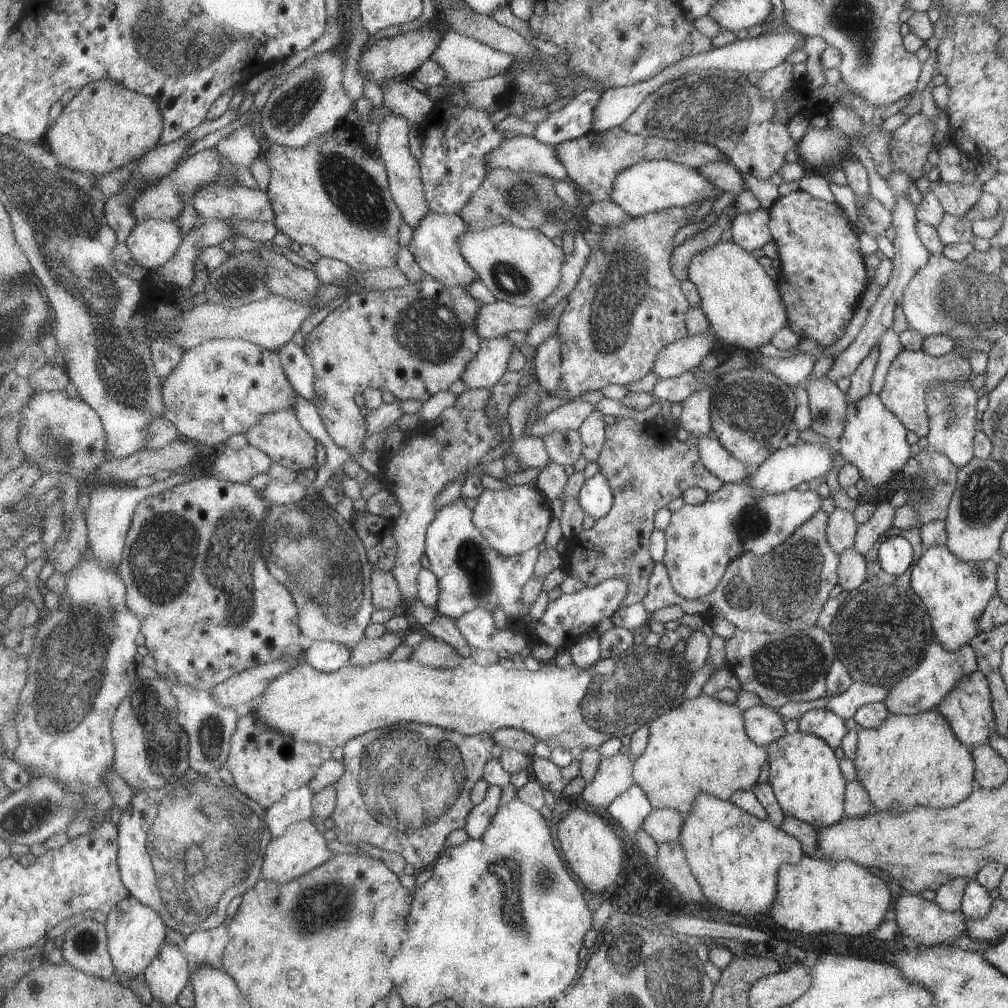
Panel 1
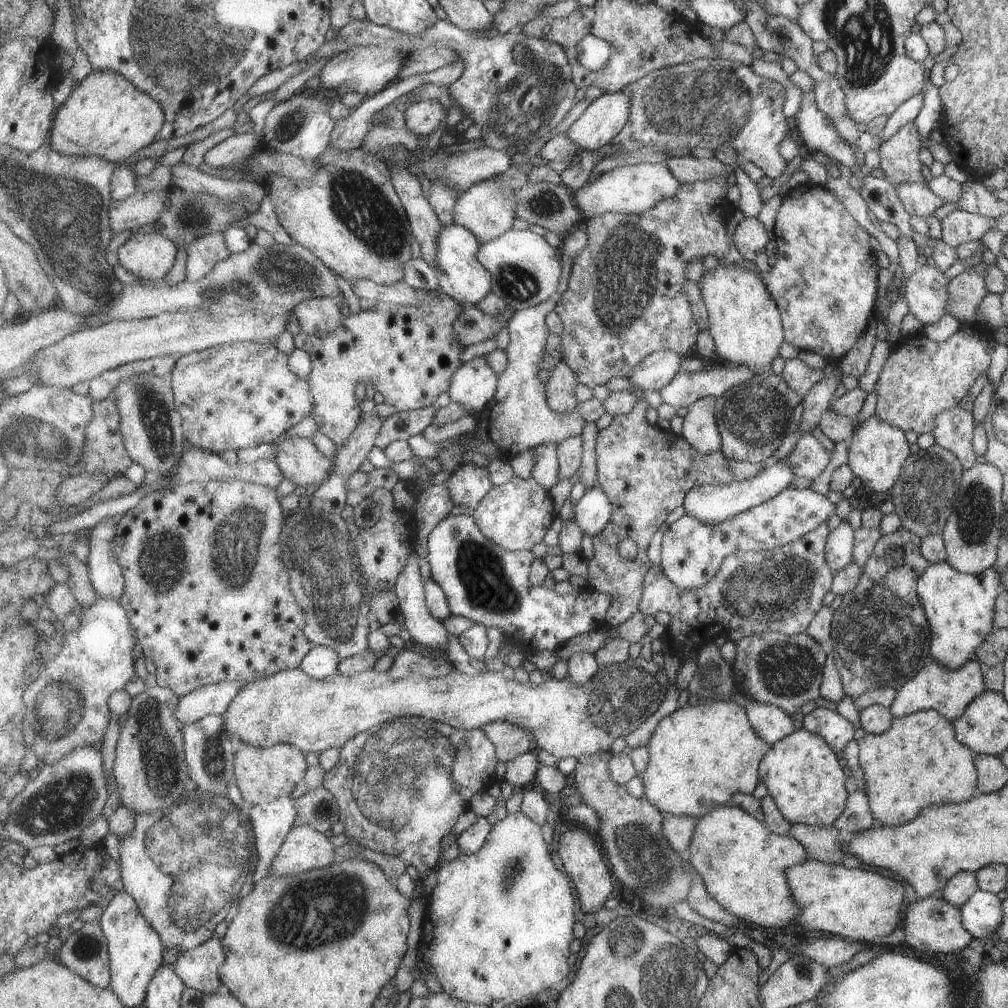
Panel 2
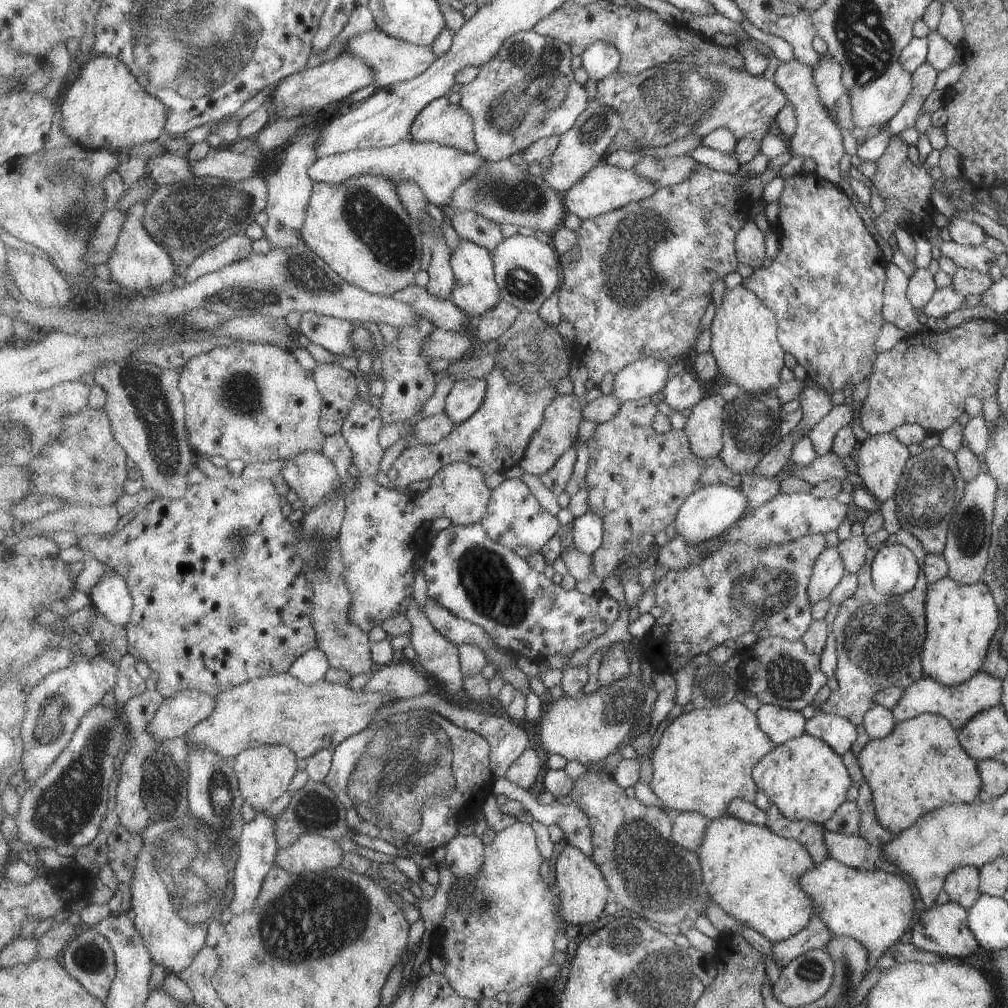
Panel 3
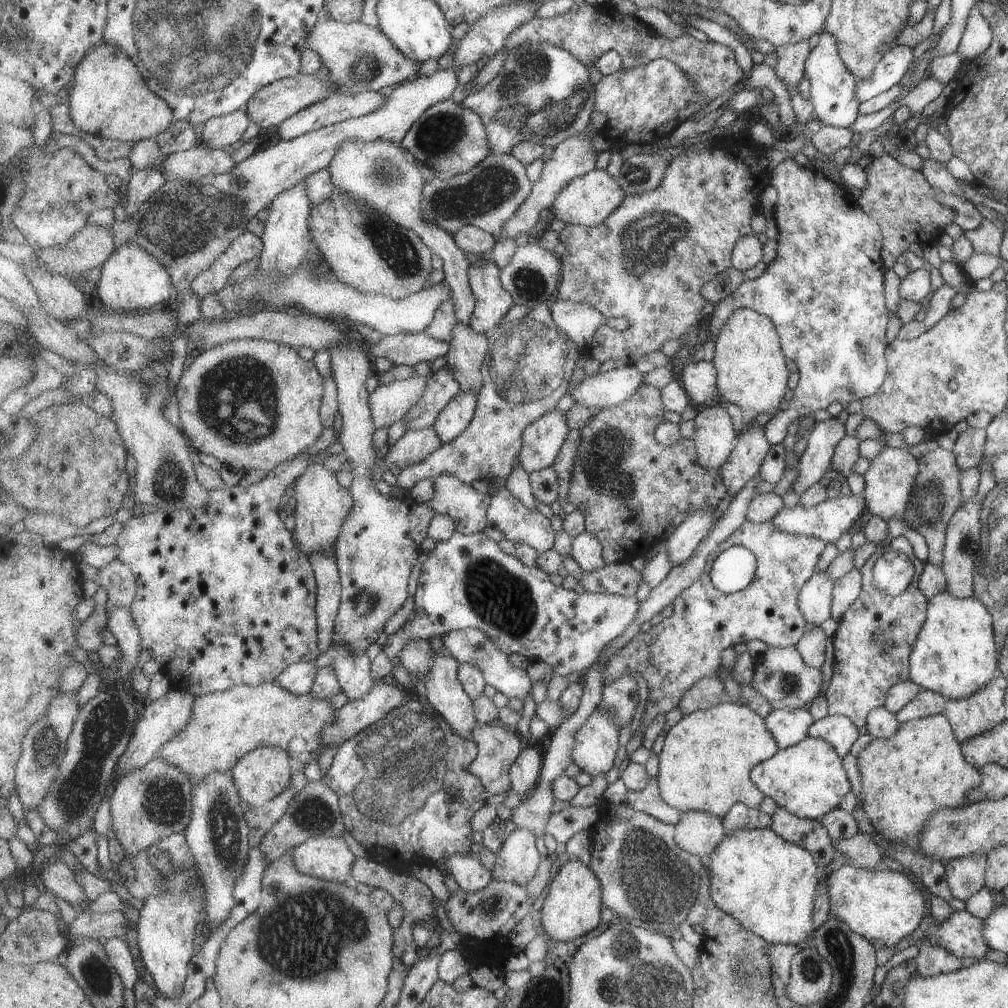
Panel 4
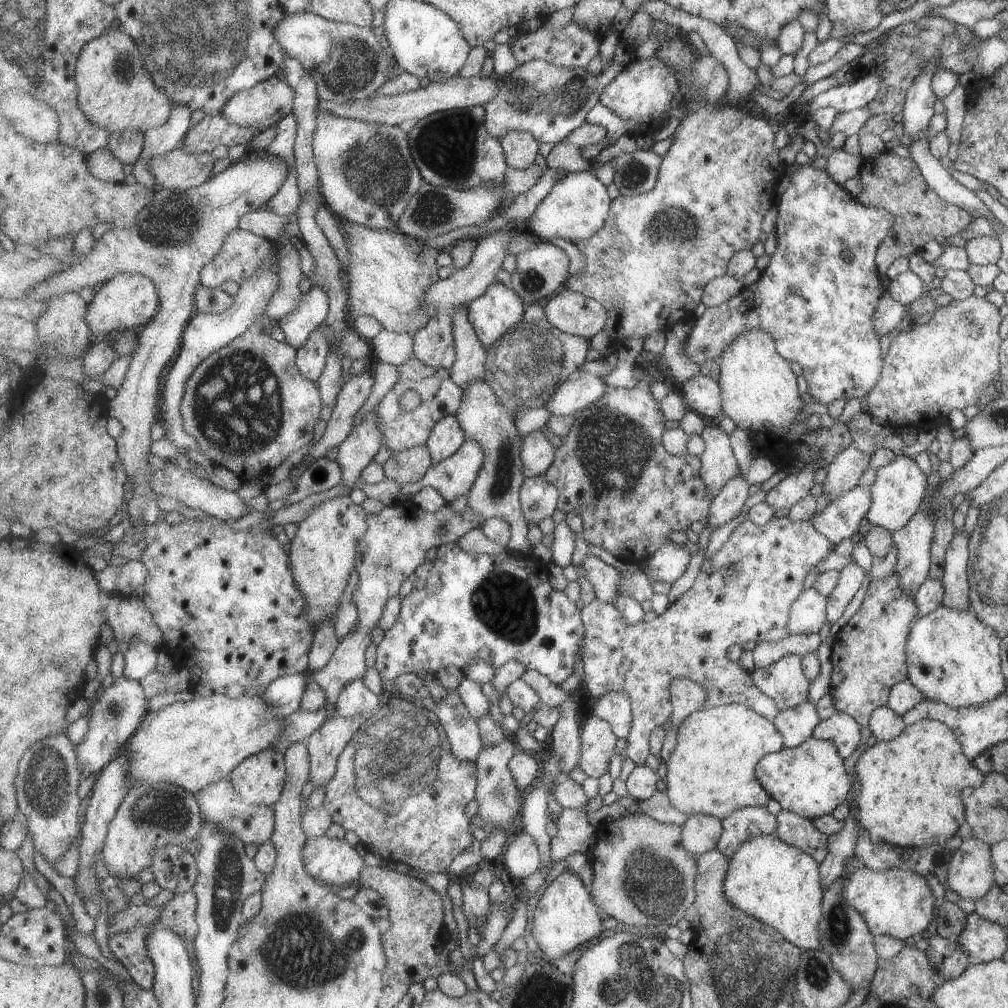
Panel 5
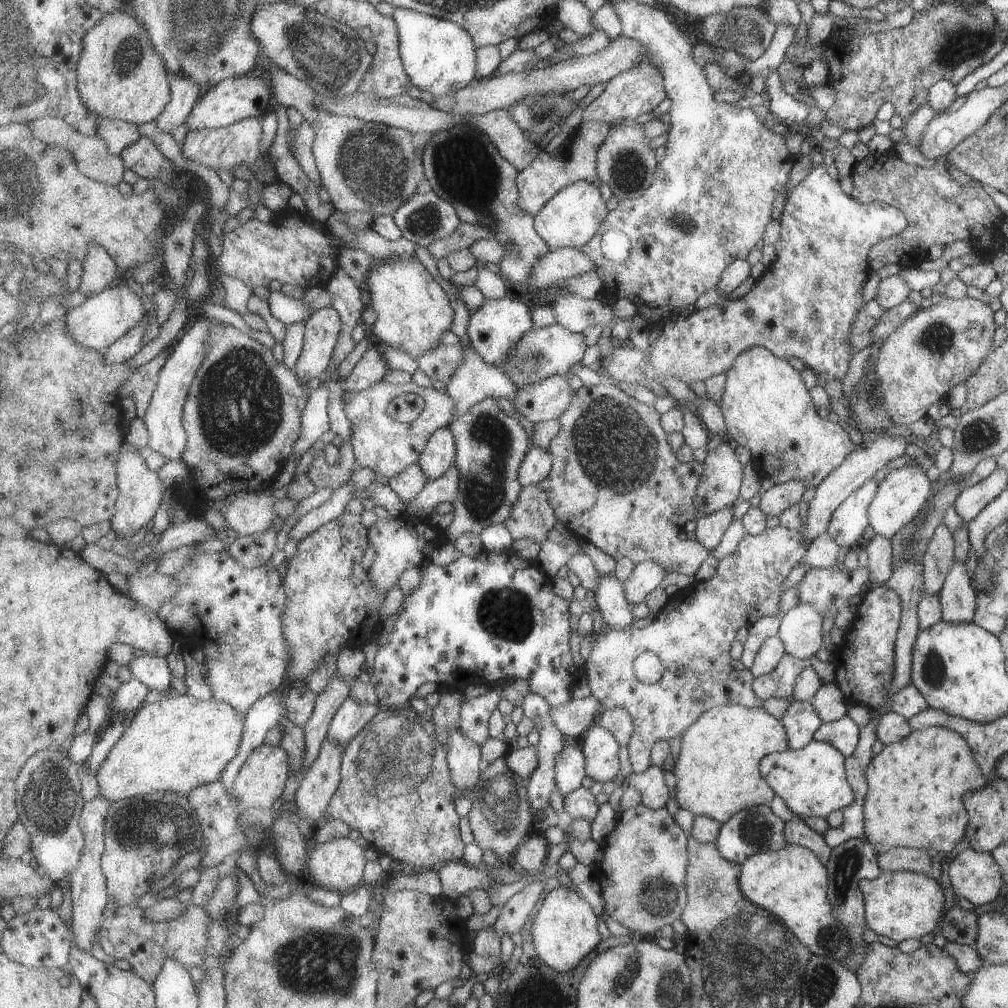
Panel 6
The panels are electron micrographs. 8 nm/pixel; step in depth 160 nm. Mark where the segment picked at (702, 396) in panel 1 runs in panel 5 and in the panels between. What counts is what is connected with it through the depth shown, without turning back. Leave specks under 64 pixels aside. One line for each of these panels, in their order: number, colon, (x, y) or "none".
2: (700, 427)
3: (705, 428)
4: (715, 439)
5: (719, 465)

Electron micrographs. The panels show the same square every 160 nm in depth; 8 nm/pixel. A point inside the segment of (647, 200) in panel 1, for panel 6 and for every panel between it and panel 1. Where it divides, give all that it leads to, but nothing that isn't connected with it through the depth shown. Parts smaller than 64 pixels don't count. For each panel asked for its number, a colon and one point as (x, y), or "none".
2: (635, 189)
3: (606, 188)
4: (589, 200)
5: (578, 206)
6: (572, 218)

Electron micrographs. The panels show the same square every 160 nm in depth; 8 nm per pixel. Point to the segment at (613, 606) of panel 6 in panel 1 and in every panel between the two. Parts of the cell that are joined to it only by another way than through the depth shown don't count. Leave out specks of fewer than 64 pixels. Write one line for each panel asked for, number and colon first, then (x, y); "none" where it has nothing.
1: (596, 496)
2: (593, 512)
3: (588, 534)
4: (588, 552)
5: (605, 579)

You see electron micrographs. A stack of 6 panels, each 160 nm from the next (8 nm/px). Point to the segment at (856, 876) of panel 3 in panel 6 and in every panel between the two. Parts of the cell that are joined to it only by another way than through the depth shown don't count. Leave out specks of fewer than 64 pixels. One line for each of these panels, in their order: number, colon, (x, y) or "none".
4: (882, 906)
5: (895, 902)
6: (900, 905)

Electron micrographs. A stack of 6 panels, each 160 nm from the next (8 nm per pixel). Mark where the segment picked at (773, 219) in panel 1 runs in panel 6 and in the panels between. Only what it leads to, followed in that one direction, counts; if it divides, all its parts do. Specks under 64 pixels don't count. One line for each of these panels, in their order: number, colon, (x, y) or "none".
2: (823, 280)
3: (824, 286)
4: (823, 292)
5: (817, 297)
6: (802, 306)

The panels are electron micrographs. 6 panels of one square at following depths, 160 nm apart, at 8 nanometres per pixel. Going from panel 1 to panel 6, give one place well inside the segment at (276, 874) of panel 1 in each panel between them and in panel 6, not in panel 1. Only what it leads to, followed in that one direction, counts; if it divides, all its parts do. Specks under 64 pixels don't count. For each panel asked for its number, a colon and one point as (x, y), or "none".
2: (306, 849)
3: (311, 853)
4: (331, 858)
5: (332, 861)
6: (340, 864)

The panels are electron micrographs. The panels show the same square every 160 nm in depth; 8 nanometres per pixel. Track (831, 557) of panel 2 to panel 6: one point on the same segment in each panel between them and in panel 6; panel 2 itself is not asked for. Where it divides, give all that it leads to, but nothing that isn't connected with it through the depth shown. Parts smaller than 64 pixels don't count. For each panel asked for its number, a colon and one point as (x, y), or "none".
3: (827, 570)
4: (814, 599)
5: (807, 613)
6: (800, 630)

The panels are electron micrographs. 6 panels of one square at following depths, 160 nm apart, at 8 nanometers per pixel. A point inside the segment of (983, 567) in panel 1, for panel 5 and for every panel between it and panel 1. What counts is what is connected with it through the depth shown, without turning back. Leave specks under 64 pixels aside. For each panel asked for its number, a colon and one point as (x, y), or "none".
2: (959, 607)
3: (962, 619)
4: (955, 654)
5: (952, 657)

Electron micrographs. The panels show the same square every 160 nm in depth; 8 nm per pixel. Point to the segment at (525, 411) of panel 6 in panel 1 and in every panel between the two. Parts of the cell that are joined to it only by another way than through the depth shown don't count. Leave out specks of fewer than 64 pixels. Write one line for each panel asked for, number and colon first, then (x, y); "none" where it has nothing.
1: (685, 355)
2: (656, 371)
3: (642, 379)
4: (614, 387)
5: (581, 389)

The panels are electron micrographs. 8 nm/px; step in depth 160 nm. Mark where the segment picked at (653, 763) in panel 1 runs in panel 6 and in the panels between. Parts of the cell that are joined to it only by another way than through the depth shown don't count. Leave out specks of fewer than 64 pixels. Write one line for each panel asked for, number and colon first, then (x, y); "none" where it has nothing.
2: (700, 756)
3: (704, 760)
4: (706, 764)
5: (712, 770)
6: (717, 773)

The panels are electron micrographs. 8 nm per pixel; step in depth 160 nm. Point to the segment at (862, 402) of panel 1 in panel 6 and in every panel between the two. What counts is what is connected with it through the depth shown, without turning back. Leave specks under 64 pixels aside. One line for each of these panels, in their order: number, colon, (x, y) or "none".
2: (877, 451)
3: (880, 459)
4: (889, 478)
5: (898, 489)
6: (902, 493)

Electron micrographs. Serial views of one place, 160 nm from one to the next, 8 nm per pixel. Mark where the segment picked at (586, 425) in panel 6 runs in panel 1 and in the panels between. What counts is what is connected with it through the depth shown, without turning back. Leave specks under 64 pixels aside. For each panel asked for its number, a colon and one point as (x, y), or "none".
1: (646, 474)
2: (645, 484)
3: (638, 479)
4: (631, 486)
5: (613, 465)

